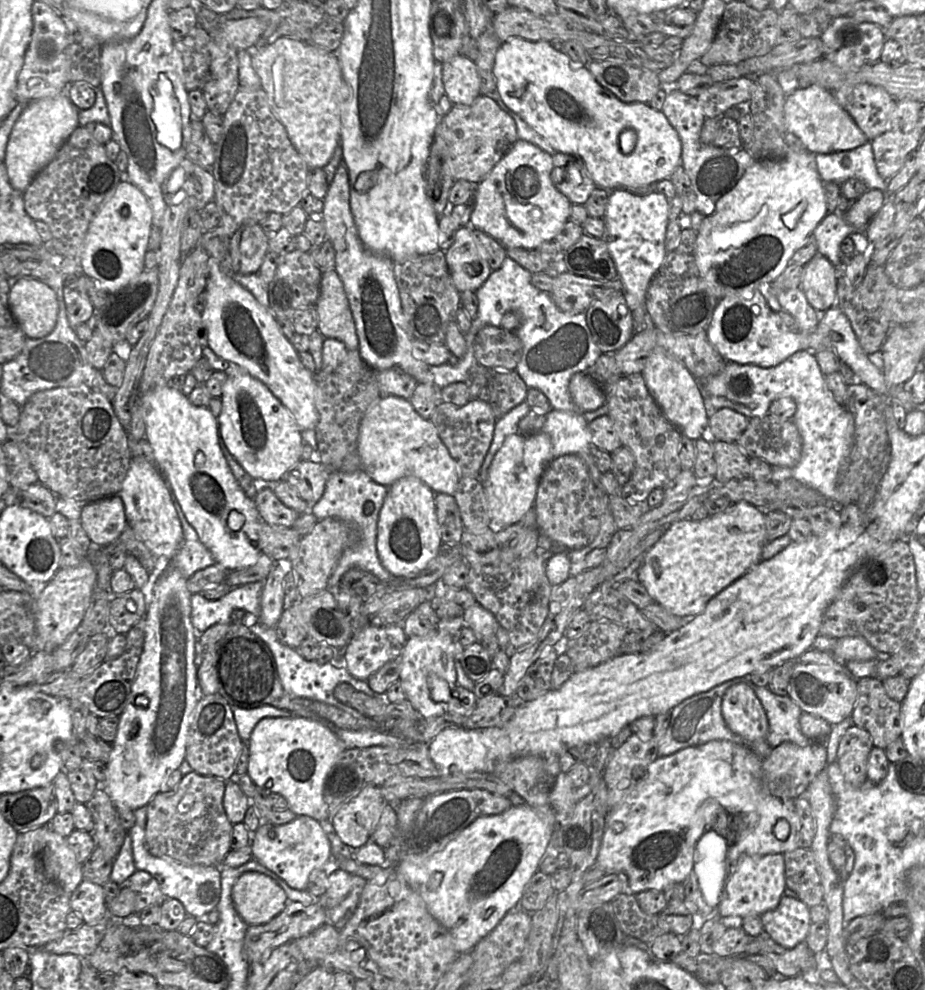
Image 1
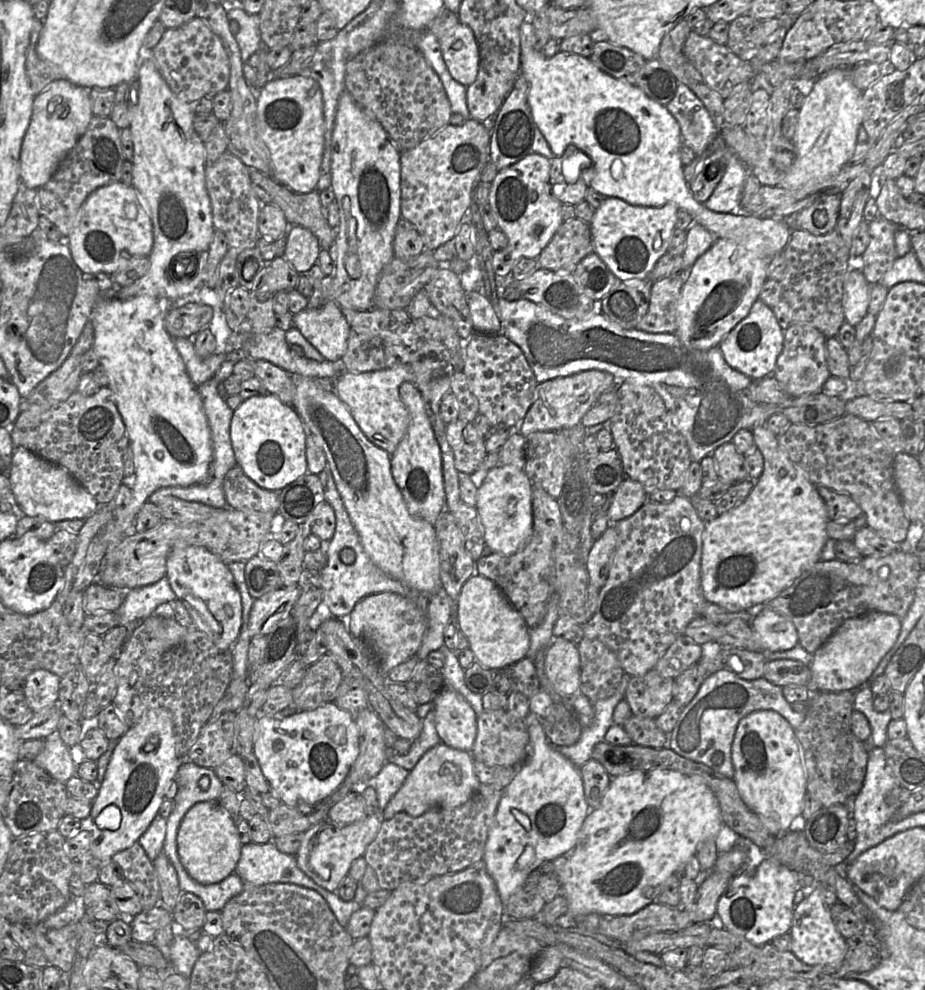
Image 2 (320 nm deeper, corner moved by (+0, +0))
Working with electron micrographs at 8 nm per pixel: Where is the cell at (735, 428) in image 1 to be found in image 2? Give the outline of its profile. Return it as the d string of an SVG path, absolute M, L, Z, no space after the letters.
M765 425L751 429L756 447L761 451L764 459L764 469L760 478L755 481L754 488L748 497L741 504L731 510L718 515L713 520L706 522L703 532L703 546L701 556L701 588L707 601L723 606L731 611L740 611L752 606L765 603L777 597L783 590L788 588L795 579L805 570L821 560L821 551L828 539L826 526L830 520L827 515L825 504L814 485L806 474L793 462L791 462L780 447L778 437L773 434Z

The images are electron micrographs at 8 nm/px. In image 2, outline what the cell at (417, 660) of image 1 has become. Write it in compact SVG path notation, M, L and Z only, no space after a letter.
M443 686L432 701L435 728L445 745L470 752L477 735L477 715L465 698Z

